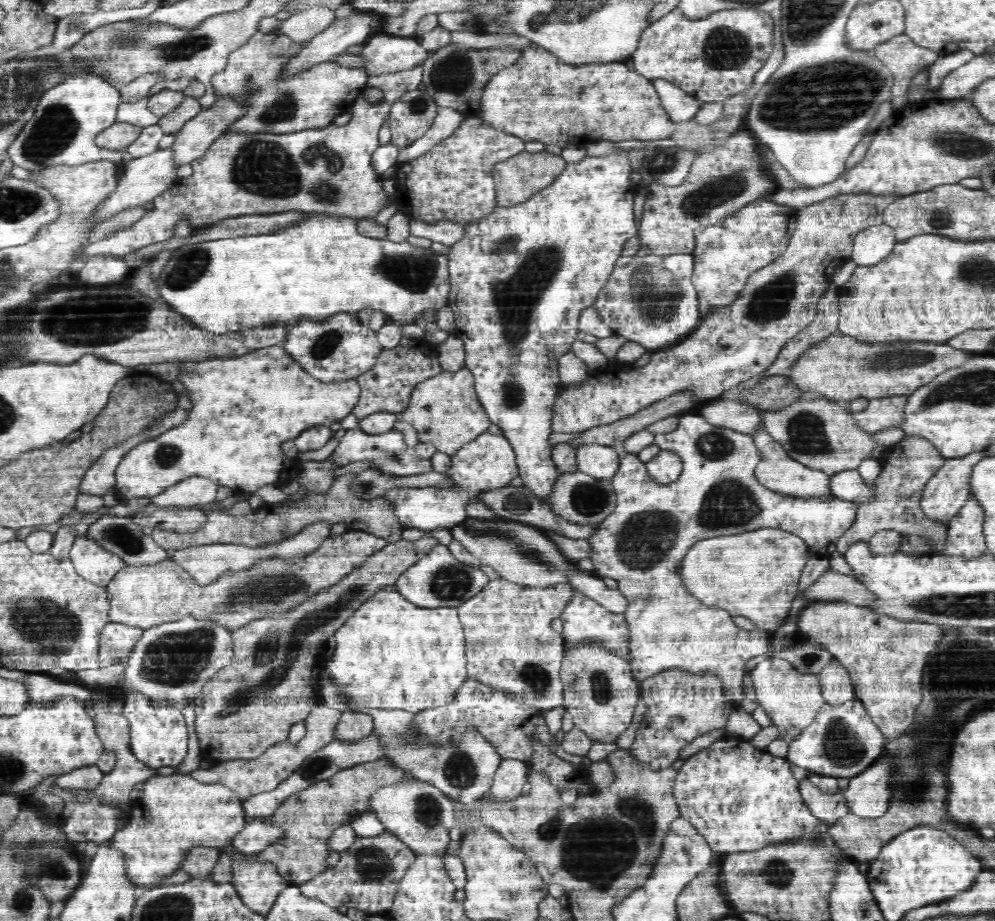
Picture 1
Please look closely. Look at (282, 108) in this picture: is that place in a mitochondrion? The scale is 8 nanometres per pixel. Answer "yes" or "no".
yes

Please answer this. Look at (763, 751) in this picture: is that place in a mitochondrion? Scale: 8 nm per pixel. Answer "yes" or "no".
no

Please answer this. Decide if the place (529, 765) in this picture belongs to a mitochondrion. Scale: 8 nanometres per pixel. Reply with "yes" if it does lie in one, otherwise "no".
no

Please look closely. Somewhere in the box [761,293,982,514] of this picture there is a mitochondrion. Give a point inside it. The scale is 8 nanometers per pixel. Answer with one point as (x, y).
(806, 434)

